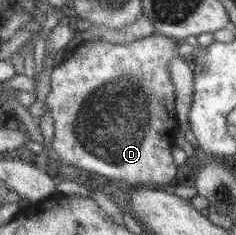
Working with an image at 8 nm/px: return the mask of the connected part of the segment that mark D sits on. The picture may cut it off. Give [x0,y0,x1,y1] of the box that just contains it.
[43,34,178,187]

